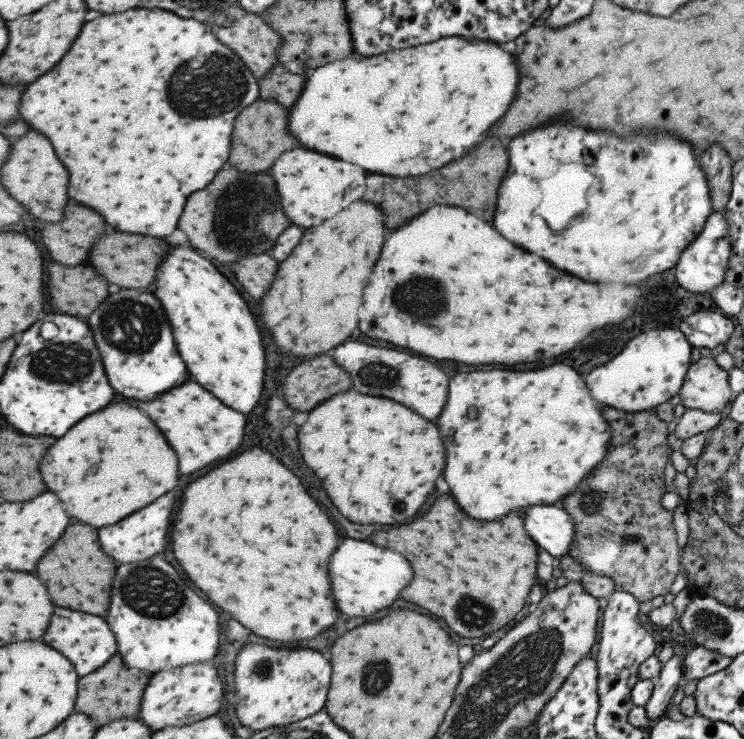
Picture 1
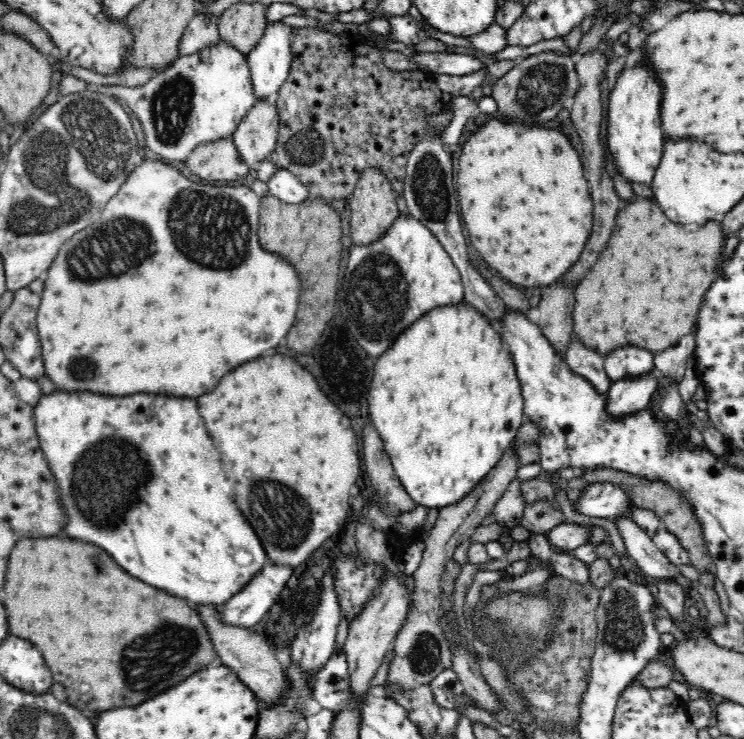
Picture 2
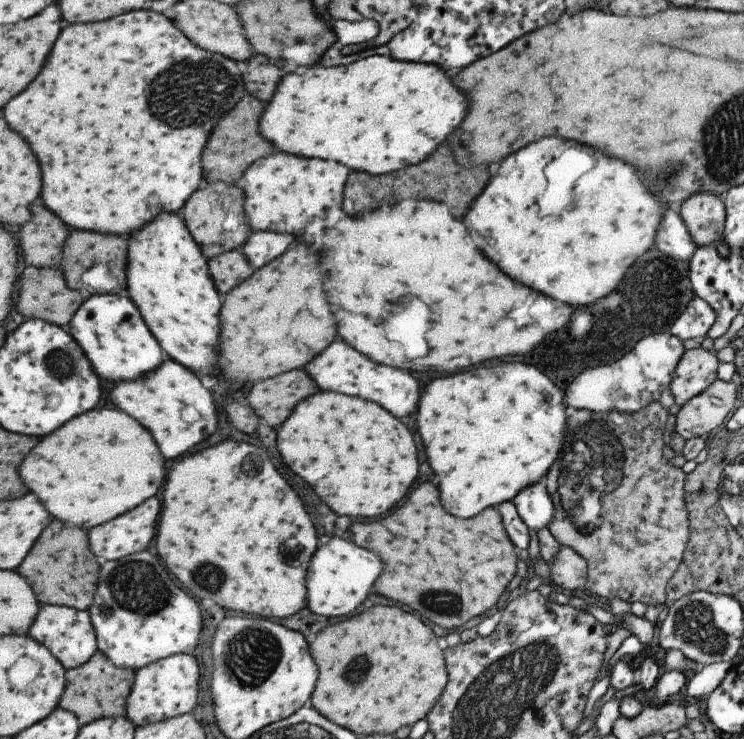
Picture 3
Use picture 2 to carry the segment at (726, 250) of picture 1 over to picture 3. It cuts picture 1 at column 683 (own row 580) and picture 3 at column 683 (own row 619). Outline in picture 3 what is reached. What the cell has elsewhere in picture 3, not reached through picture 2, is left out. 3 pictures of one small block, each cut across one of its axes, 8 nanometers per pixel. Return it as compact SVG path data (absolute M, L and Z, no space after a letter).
M665 208L661 212L661 222L657 226L653 244L654 247L657 246L659 252L663 252L679 262L687 263L696 249L676 209L672 208Z

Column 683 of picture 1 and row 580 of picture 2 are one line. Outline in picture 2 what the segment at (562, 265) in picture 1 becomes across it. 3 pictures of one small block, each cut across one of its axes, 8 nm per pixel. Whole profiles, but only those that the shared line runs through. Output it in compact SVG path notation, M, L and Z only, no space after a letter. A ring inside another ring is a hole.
M57 389L34 406L40 448L60 483L61 501L68 515L68 526L62 532L68 528L68 536L102 546L126 572L186 598L190 605L220 606L270 560L256 531L242 518L220 468L220 454L204 422L198 420L194 400L144 392L114 396ZM136 462L144 464L144 472Z

